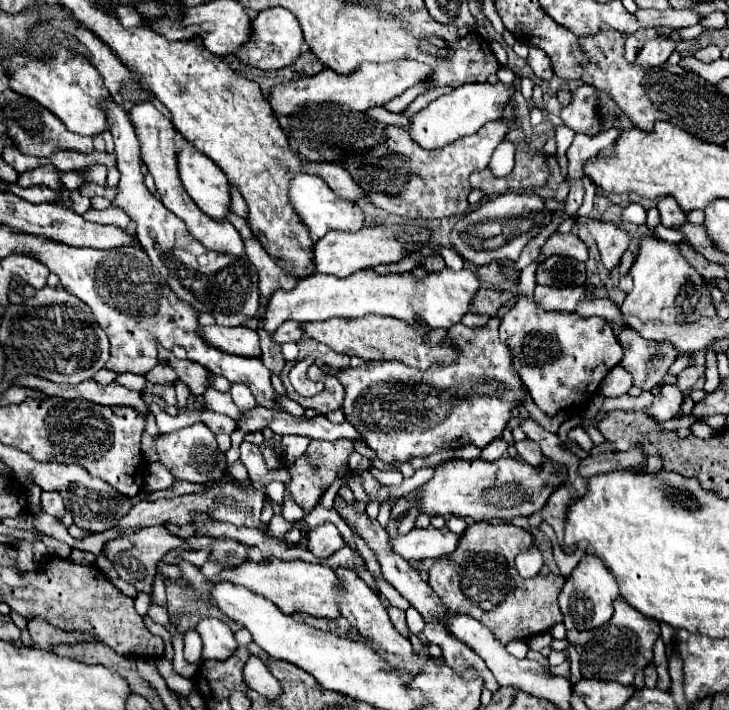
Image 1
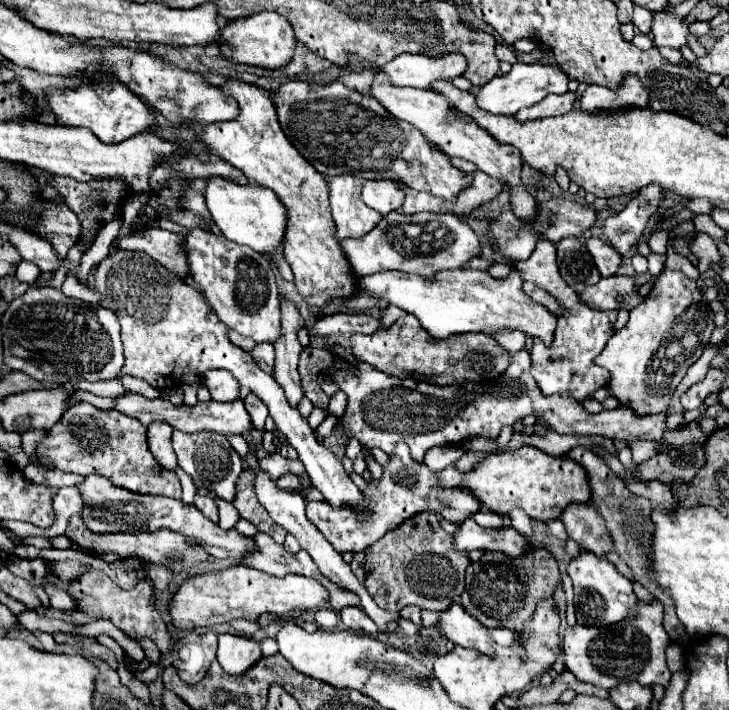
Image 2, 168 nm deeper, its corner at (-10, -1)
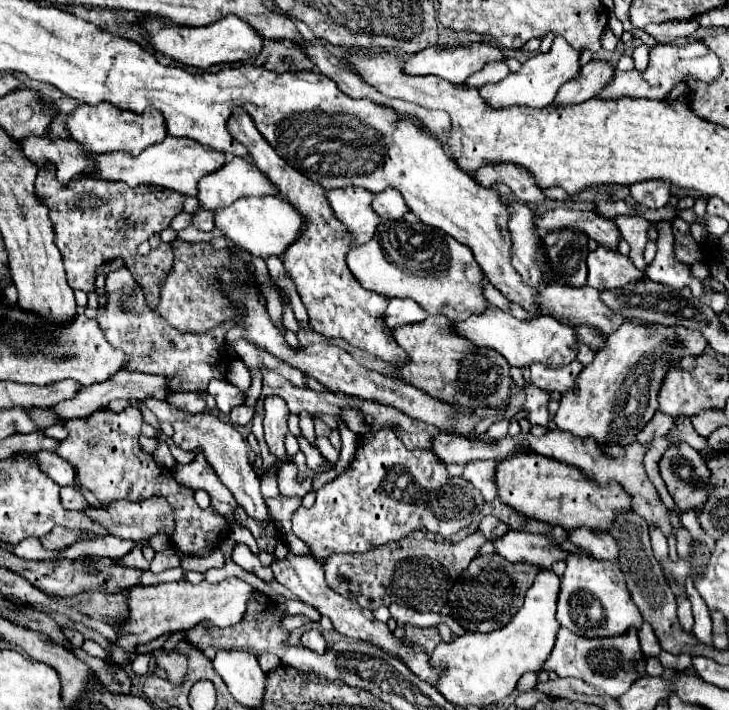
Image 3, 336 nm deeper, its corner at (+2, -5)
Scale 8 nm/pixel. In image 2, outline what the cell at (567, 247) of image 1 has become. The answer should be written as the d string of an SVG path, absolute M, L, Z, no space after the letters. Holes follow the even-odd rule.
M588 238L584 240L584 246L592 254L594 264L602 276L612 276L622 266L622 256L616 250L612 250L612 246L608 246L604 240Z

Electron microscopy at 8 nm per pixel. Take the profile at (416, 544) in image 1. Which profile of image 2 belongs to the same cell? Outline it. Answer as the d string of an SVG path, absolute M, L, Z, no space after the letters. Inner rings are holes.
M464 520L460 530L454 534L452 550L470 552L470 550L498 550L510 556L522 554L530 546L530 540L516 532L514 528L508 530L494 530L494 528L480 528L474 520Z

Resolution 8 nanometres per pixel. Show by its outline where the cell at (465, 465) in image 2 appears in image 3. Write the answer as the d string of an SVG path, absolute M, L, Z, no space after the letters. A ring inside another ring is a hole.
M476 460L464 468L464 478L472 480L478 486L478 490L482 492L486 502L492 502L496 498L494 474L496 474L498 464L500 464L500 460Z

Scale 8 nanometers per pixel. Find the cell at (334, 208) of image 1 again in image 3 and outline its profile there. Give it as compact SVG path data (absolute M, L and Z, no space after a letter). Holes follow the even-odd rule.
M348 186L330 190L326 196L336 218L352 232L354 244L360 246L370 242L380 224L380 216L370 206L374 194L360 186Z

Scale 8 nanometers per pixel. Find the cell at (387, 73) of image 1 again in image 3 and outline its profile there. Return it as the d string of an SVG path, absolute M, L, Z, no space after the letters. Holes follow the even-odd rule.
M472 42L466 46L452 46L452 48L448 46L448 50L440 50L440 46L432 46L428 50L422 50L420 54L414 54L412 58L408 58L404 64L404 70L408 74L416 74L416 76L434 74L452 84L462 84L470 74L482 70L490 62L500 62L502 58L504 58L504 54L498 48L490 46L488 42Z

